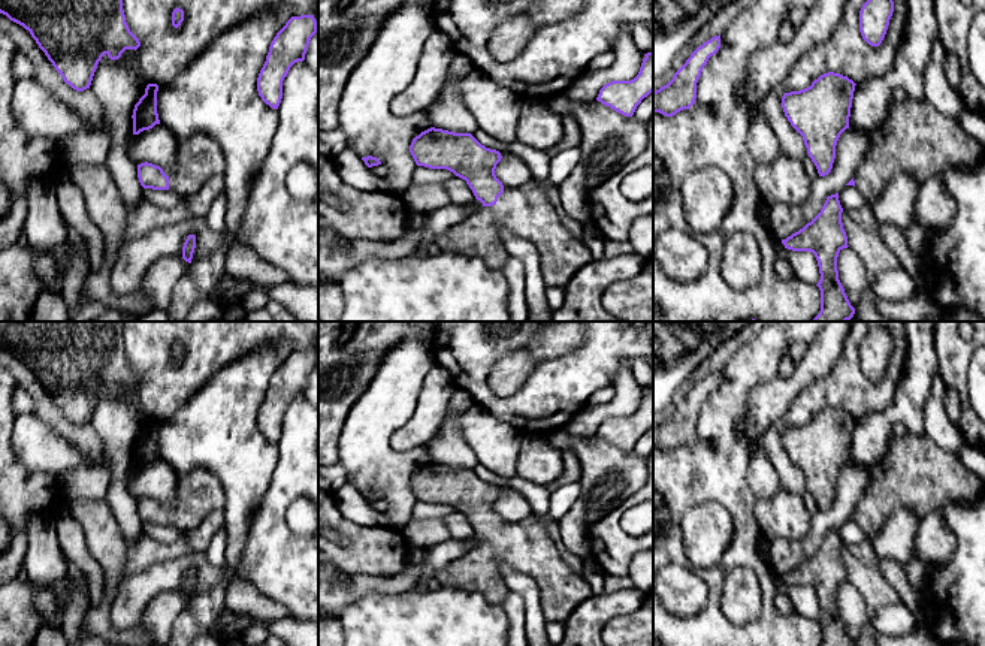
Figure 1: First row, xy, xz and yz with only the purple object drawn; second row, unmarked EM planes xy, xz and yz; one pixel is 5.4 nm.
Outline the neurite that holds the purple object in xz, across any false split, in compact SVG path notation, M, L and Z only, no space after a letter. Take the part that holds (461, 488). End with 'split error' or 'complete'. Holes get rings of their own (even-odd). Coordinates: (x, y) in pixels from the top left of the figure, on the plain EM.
M430 462L413 474L410 487L417 501L447 504L465 514L483 538L475 549L436 571L442 586L480 592L502 606L510 591L501 567L508 565L538 582L546 622L565 621L593 595L581 574L562 561L546 522L537 514L504 522L495 510L501 487L486 483L471 468Z; split error

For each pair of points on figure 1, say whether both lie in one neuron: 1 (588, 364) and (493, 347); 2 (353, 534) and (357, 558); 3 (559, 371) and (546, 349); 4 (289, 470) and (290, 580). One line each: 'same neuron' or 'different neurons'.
1: same neuron
2: same neuron
3: different neurons
4: same neuron

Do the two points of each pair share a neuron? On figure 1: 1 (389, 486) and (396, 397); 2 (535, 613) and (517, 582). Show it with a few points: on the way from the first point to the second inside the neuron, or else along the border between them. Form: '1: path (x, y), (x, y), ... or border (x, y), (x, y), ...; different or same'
1: path (381, 464), (381, 419); same
2: path (532, 606), (531, 595), (525, 589); same

